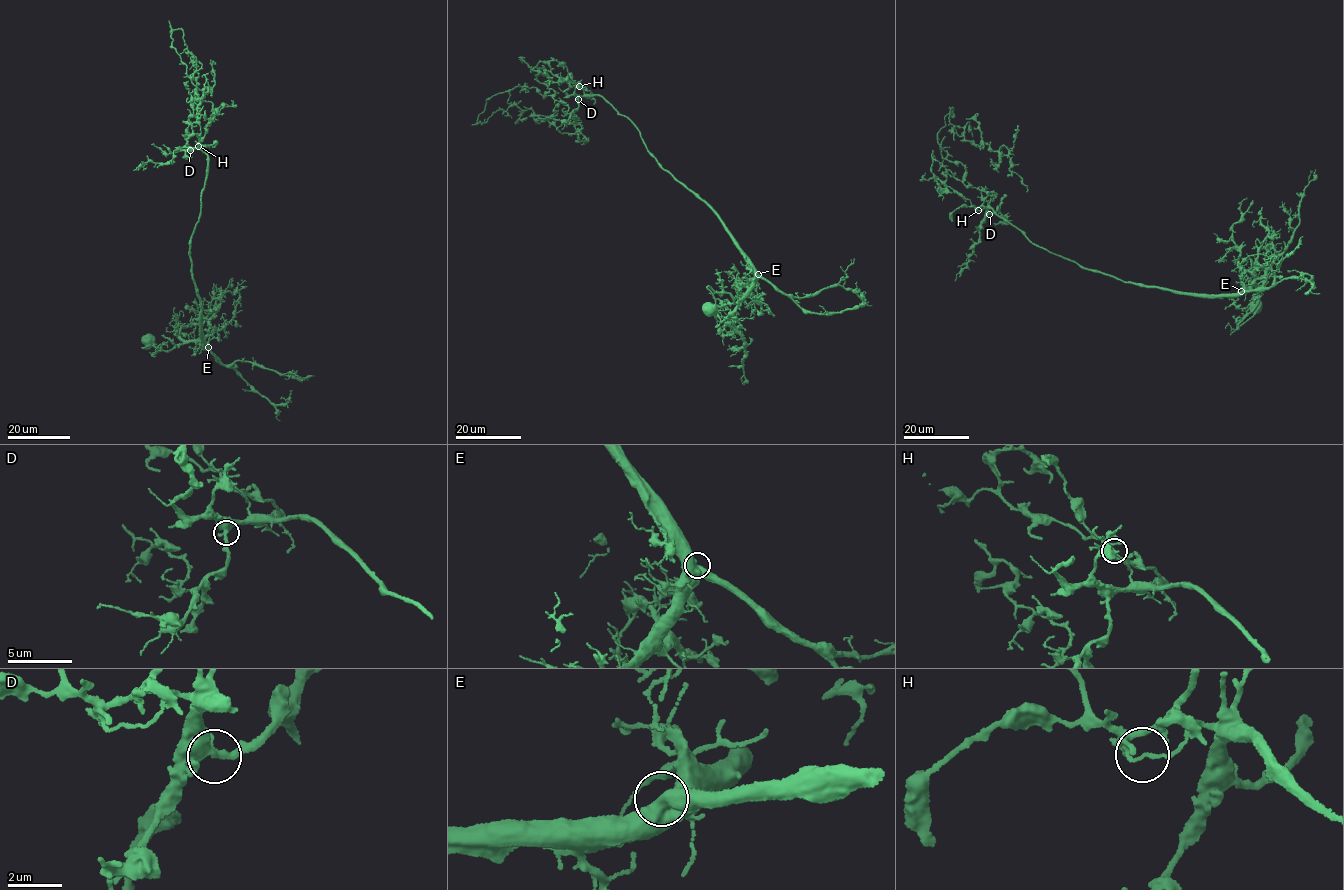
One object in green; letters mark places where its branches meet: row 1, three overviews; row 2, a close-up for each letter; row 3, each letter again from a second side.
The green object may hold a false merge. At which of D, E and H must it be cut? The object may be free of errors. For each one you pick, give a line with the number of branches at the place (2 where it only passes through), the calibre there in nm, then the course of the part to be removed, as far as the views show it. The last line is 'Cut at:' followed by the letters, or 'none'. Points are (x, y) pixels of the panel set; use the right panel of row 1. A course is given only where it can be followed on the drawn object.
H: 2 | 110 nm | (978, 210), (945, 182), (949, 170), (964, 180), (937, 138), (952, 108), (953, 132), (1003, 145), (1027, 192)
Cut at: H

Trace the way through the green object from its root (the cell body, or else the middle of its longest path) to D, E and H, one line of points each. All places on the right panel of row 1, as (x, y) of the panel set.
D: (1256, 309), (1237, 326), (1257, 303), (1255, 286), (1194, 295), (1126, 282), (1038, 246), (988, 208), (989, 214)
E: (1256, 309), (1255, 314), (1237, 326), (1259, 299), (1255, 286), (1241, 291)
H: (1256, 309), (1237, 326), (1257, 303), (1255, 286), (1194, 295), (1126, 282), (1038, 246), (990, 208), (978, 210)

